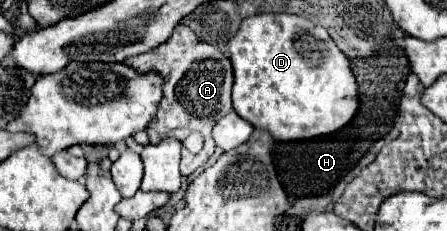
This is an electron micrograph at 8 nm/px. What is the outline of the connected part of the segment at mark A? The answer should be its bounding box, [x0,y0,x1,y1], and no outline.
[124,24,232,176]

